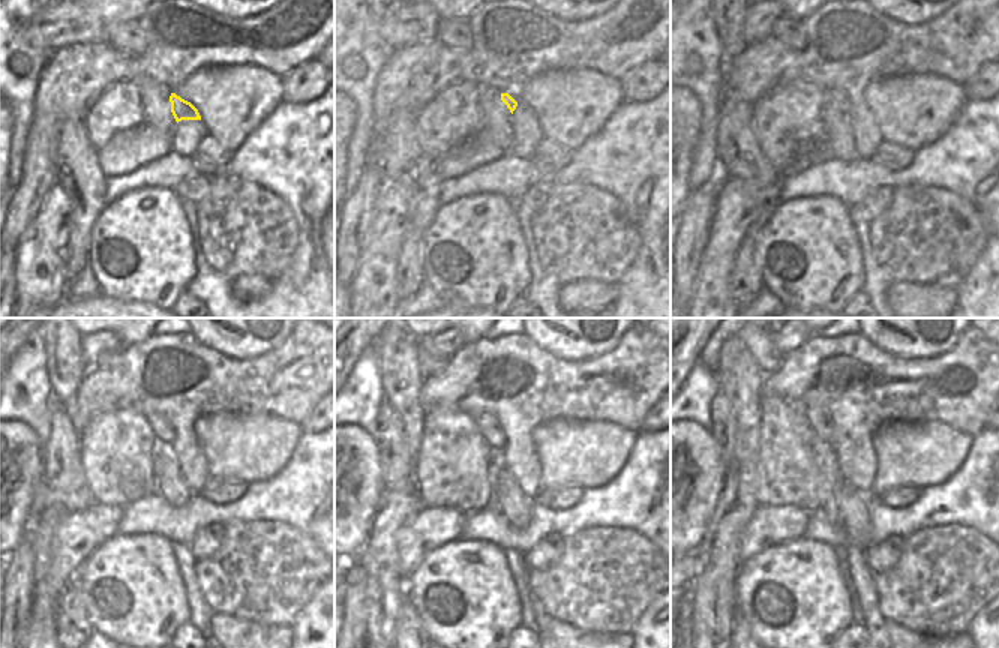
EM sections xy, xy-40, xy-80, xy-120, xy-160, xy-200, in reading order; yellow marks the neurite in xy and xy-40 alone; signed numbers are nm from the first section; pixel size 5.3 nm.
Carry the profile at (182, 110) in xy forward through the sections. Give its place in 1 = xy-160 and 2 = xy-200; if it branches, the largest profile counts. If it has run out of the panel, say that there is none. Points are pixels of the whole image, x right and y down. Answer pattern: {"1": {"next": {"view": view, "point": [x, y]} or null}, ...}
{"1": {"next": {"view": "xy-160", "point": [488, 425]}}, "2": {"next": {"view": "xy-200", "point": [821, 423]}}}

